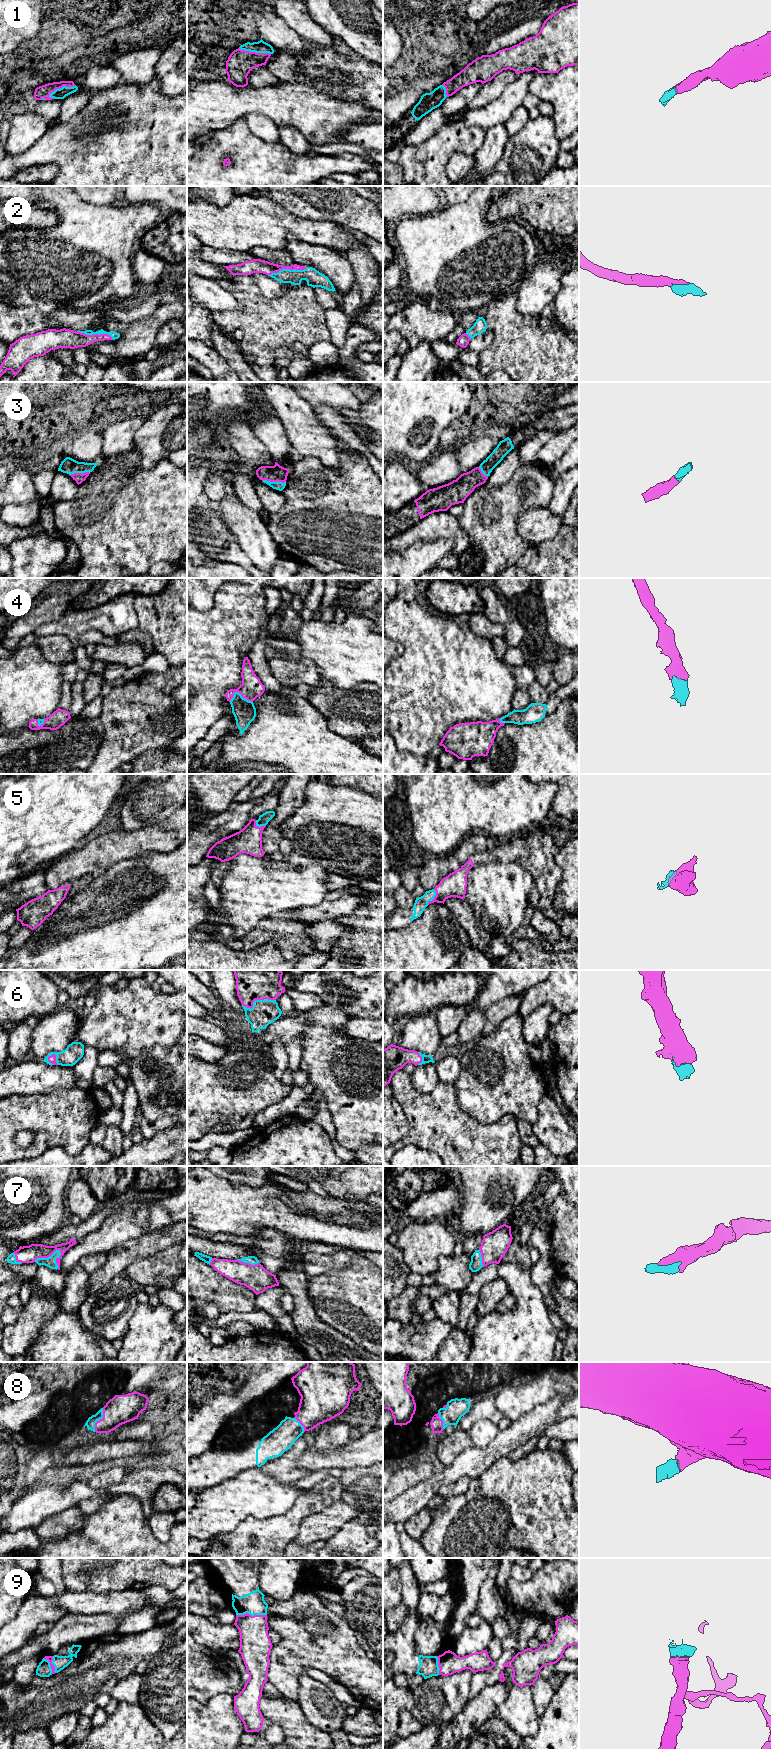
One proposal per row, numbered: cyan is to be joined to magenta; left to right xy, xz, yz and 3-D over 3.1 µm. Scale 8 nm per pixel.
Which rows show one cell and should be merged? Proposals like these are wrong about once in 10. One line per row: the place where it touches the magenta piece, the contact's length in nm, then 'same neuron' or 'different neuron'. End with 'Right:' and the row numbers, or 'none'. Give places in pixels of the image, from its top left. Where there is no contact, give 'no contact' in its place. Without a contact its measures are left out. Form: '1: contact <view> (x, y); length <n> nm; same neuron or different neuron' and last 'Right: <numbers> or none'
1: contact xy (61, 87); length 240 nm; same neuron
2: contact xz (287, 268); length 320 nm; same neuron
3: contact xz (274, 481); length 190 nm; same neuron
4: contact xz (239, 692); length 190 nm; same neuron
5: contact yz (434, 897); length 140 nm; same neuron
6: contact xz (257, 999); length 280 nm; same neuron
7: contact xy (47, 1257); length 240 nm; same neuron
8: contact xy (100, 1419); length 200 nm; same neuron
9: contact xy (50, 1665); length 160 nm; same neuron
Right: 1, 2, 3, 4, 5, 6, 7, 8, 9

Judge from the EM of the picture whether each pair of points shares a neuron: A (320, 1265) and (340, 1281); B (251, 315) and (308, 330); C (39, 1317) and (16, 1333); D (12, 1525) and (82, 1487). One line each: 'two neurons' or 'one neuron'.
A: two neurons
B: one neuron
C: one neuron
D: one neuron

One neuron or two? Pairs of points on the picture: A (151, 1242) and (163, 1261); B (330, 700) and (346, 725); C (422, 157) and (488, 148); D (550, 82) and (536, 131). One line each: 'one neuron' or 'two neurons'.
A: two neurons
B: one neuron
C: two neurons
D: two neurons

